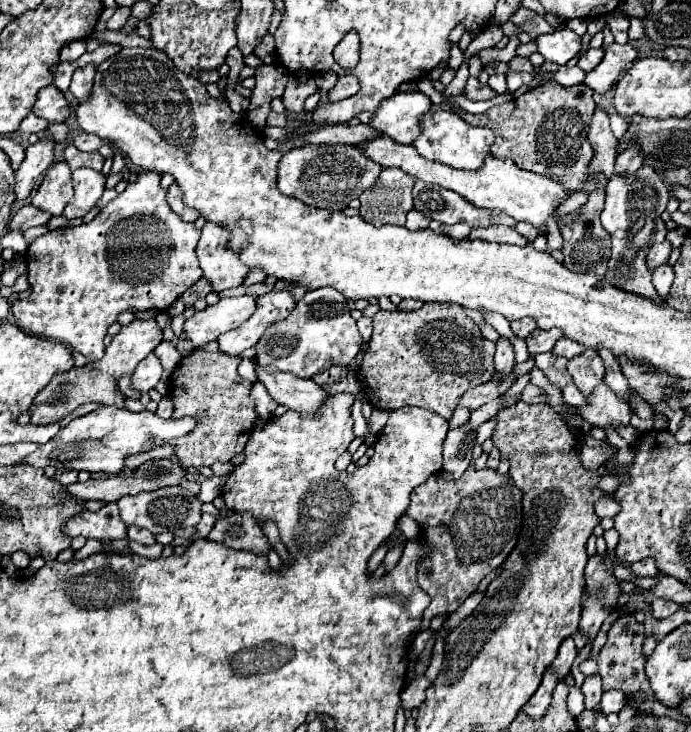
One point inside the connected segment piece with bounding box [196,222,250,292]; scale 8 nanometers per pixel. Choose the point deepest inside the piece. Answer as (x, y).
(222, 268)

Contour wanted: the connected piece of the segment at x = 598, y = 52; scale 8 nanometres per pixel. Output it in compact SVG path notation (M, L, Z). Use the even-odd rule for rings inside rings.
M588 48L588 52L578 60L578 68L584 72L590 72L602 62L602 56L604 56L602 48Z

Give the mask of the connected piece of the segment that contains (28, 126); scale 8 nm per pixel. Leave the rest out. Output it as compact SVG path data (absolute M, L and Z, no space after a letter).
M28 114L20 124L20 132L24 132L24 134L34 134L34 132L38 134L38 132L44 132L46 128L48 128L48 122L38 118L36 114Z

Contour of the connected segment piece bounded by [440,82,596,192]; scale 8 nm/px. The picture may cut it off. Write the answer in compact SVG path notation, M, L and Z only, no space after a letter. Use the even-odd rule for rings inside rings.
M544 82L522 96L492 106L484 114L468 114L450 104L440 104L440 108L452 110L472 126L490 128L496 136L492 146L496 158L510 158L518 168L544 174L562 182L568 190L578 192L588 176L588 162L594 154L586 134L596 108L592 94L586 84L560 86L558 82Z

